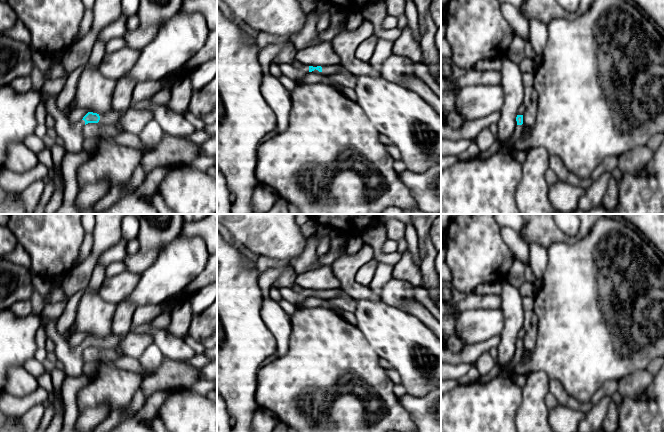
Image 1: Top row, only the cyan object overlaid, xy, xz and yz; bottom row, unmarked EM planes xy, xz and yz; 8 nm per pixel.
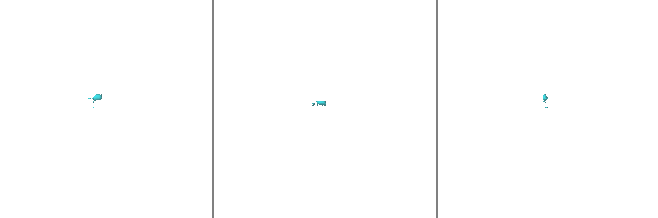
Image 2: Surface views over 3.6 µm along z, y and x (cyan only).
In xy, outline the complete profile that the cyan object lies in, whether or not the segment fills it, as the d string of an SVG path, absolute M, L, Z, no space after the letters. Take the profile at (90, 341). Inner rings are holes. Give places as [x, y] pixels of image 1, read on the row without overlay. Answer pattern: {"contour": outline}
{"contour": "M58 335L54 340L55 353L58 361L63 365L66 377L77 377L83 374L83 352L88 347L98 347L100 340L97 337L88 336L82 344L72 347L69 340L63 335Z"}

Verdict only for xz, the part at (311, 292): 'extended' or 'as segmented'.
extended

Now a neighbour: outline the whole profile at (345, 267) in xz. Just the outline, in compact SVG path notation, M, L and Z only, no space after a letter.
M337 230L330 232L330 251L339 253L338 258L332 263L331 267L340 282L341 291L357 301L382 300L380 296L373 293L369 286L359 284L355 279L358 270L374 259L373 248L368 244L364 244L356 254L348 255L346 252L346 237L346 234Z

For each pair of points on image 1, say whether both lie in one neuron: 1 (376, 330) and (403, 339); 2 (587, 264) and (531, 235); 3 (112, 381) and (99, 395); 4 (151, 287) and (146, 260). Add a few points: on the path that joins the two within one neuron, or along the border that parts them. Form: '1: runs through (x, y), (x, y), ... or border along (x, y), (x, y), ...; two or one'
1: runs through (383, 330), (390, 330), (396, 336); one
2: border along (573, 242), (553, 242), (547, 249); two
3: runs through (109, 384), (101, 392); one
4: border along (162, 249), (157, 258), (141, 273); two

